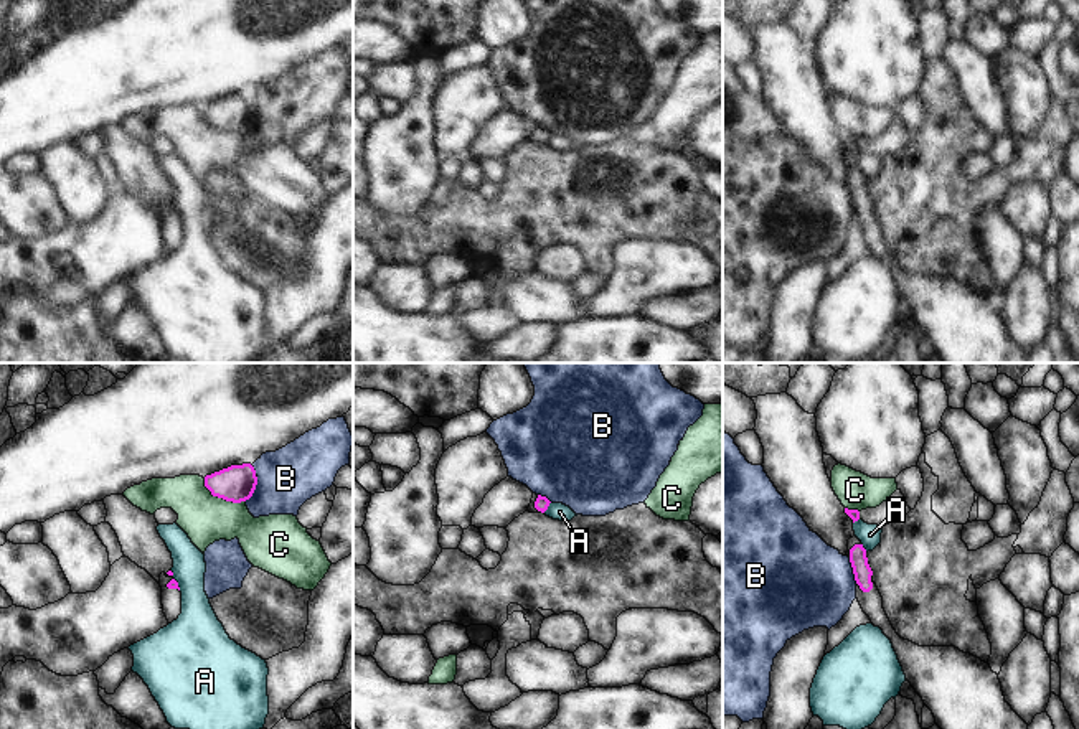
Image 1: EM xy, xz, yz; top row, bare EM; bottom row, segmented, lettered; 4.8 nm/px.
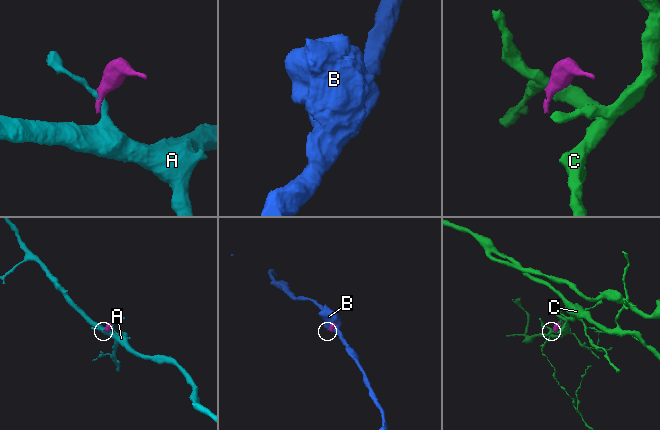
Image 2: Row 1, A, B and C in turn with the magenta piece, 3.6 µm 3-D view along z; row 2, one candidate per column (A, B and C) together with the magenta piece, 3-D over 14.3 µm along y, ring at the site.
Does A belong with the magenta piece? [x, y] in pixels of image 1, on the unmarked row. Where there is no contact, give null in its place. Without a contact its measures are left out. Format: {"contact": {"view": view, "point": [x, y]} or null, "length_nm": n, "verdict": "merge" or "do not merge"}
{"contact": {"view": "xz", "point": [548, 136]}, "length_nm": 70, "verdict": "do not merge"}

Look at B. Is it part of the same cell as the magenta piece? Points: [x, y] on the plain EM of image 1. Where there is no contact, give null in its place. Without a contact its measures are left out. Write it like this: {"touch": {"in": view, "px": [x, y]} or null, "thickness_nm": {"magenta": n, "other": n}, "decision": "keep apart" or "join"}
{"touch": {"in": "xy", "px": [254, 119]}, "thickness_nm": {"magenta": 180, "other": 280}, "decision": "keep apart"}

